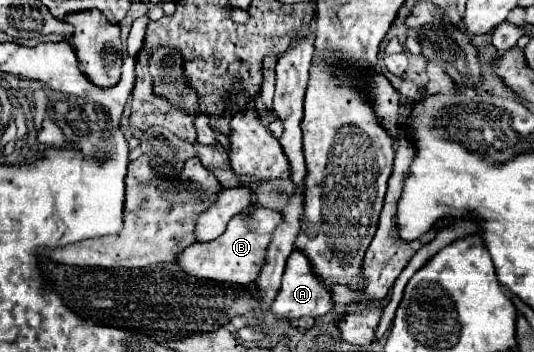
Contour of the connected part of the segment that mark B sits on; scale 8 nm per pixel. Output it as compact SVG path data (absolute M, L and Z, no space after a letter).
M255 205L253 211L249 213L237 213L217 239L207 243L197 241L191 247L187 247L179 257L179 265L183 271L197 275L201 279L239 283L239 285L255 283L255 279L261 273L261 267L265 265L265 255L271 243L271 235L281 223L283 223L283 215L279 211Z

